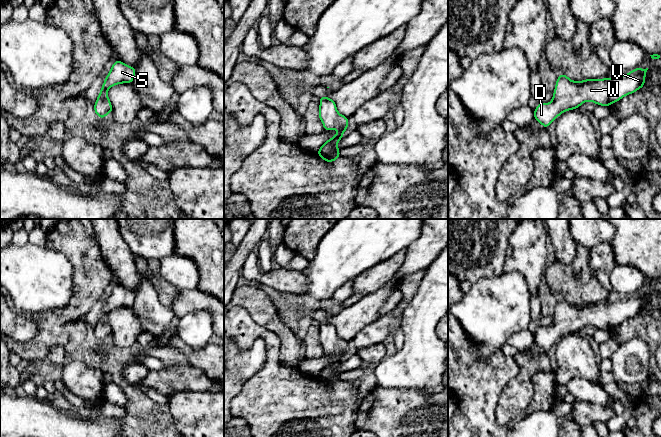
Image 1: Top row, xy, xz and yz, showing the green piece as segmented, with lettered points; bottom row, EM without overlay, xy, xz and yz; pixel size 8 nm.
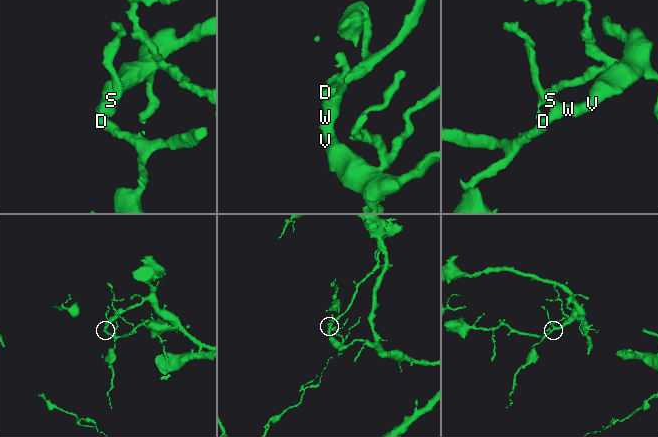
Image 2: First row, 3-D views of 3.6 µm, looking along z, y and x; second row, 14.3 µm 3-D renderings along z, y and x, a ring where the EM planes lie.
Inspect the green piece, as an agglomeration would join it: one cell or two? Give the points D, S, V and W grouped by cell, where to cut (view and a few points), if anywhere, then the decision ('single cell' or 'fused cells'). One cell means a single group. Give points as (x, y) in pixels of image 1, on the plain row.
groups D S V W; cut none; single cell

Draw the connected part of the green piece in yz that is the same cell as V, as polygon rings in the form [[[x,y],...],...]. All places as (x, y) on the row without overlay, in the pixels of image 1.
[[[638,291],[614,303],[586,303],[581,306],[572,305],[565,298],[560,298],[552,325],[548,328],[539,327],[534,334],[534,342],[546,353],[561,337],[577,333],[586,325],[609,330],[642,312],[645,308],[647,294],[648,292]]]

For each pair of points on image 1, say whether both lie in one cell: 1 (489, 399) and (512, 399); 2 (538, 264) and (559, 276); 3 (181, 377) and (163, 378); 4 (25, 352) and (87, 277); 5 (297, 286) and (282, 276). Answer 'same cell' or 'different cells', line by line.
1: different cells
2: different cells
3: same cell
4: same cell
5: same cell

